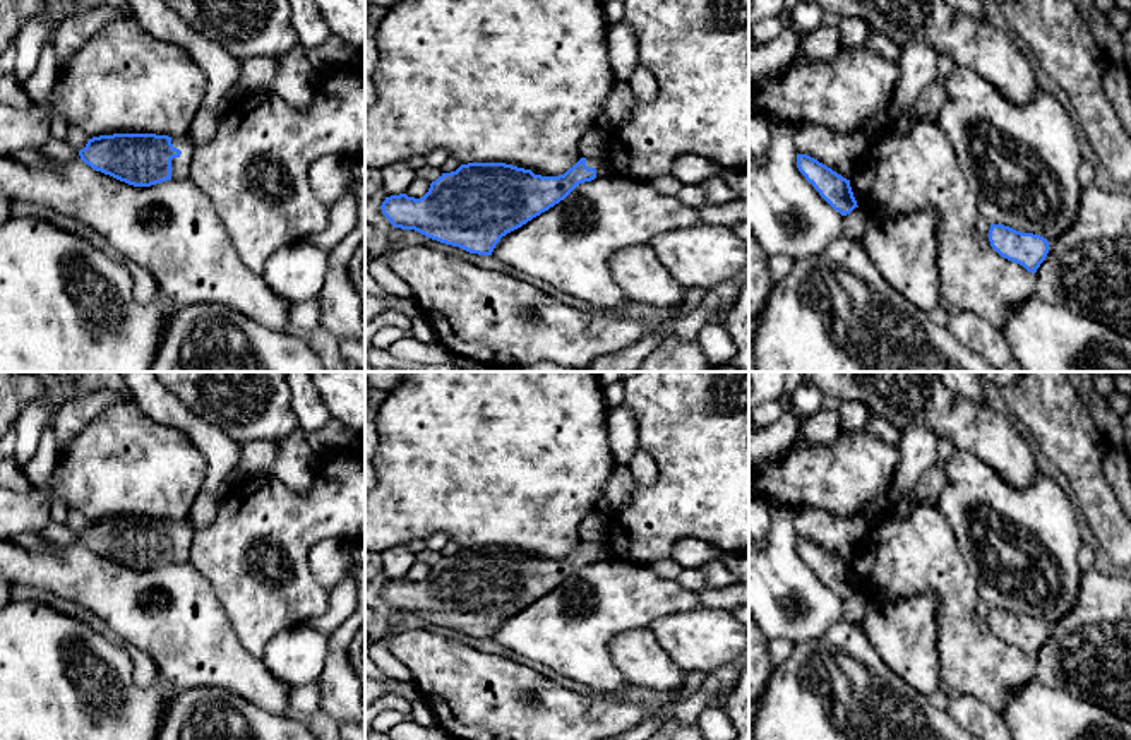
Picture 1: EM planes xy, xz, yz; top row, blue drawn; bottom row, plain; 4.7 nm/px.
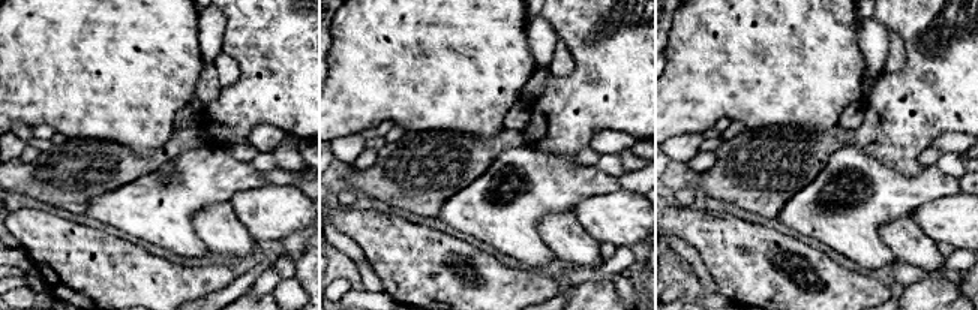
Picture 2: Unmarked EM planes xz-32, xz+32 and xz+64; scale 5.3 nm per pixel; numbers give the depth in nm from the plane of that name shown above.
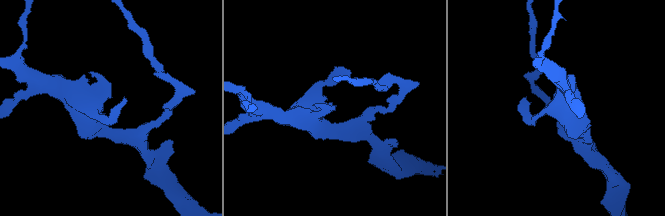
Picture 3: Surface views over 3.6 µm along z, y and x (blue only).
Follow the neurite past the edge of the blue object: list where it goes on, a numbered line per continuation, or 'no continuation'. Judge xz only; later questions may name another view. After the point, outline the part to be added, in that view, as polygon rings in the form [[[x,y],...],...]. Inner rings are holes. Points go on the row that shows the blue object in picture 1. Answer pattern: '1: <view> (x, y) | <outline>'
1: xz (600, 165) | [[[588,156],[586,158],[586,166],[588,168],[595,168],[596,170],[596,178],[607,178],[607,176],[612,176],[612,170],[605,159],[605,156],[598,156],[598,158],[591,158]]]

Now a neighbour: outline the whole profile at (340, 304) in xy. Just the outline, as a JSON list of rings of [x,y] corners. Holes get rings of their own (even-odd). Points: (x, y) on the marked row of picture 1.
[[[331,267],[320,289],[320,325],[336,337],[355,336],[365,339],[362,300],[355,291],[348,267]]]

